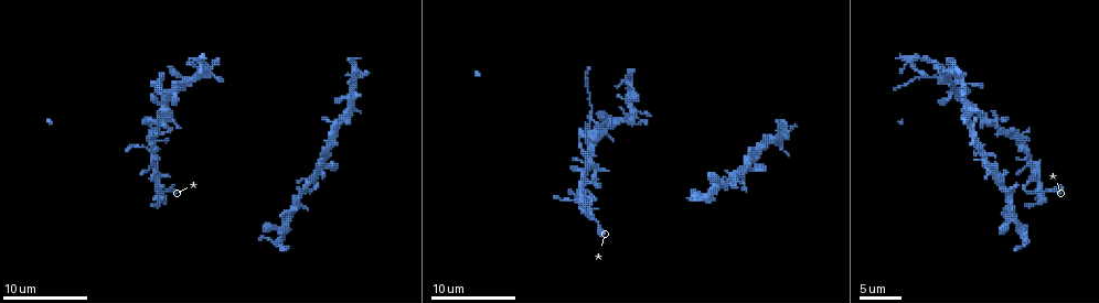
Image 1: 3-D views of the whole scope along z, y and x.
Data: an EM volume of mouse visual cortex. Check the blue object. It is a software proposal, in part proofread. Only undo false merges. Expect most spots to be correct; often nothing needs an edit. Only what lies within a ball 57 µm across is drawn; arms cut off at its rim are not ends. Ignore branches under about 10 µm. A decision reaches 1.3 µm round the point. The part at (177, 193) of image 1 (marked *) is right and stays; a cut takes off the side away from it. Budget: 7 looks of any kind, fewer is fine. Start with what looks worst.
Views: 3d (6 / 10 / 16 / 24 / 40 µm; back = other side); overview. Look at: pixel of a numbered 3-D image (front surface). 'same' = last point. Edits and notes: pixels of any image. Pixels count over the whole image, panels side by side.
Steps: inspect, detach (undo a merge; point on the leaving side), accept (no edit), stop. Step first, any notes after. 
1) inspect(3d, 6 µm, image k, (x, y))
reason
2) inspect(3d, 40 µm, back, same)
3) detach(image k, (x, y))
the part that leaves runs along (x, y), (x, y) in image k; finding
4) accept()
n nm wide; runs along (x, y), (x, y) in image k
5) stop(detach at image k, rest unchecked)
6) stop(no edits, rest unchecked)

inspect(3d, 6 µm, image 1, (985, 160))
thin neck

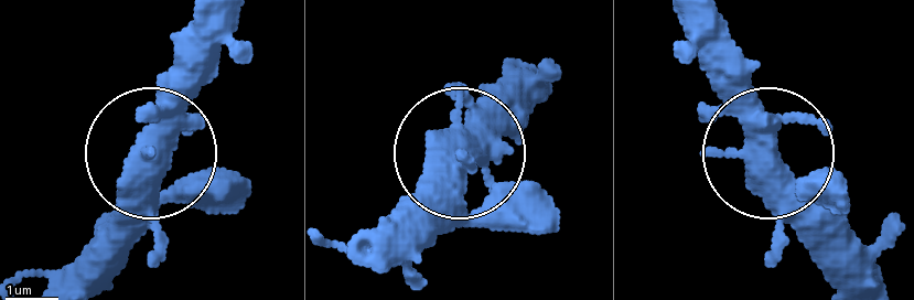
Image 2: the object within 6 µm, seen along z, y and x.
accept()
4 arms; one neuron here

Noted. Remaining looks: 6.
inspect(3d, 10 µm, image 1, (343, 114))
two arms in line, one across

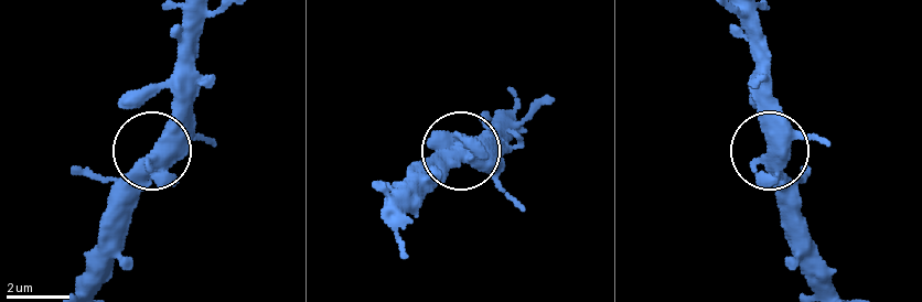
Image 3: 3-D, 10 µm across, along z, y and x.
inspect(3d, 10 µm, back, image 3, (455, 152))

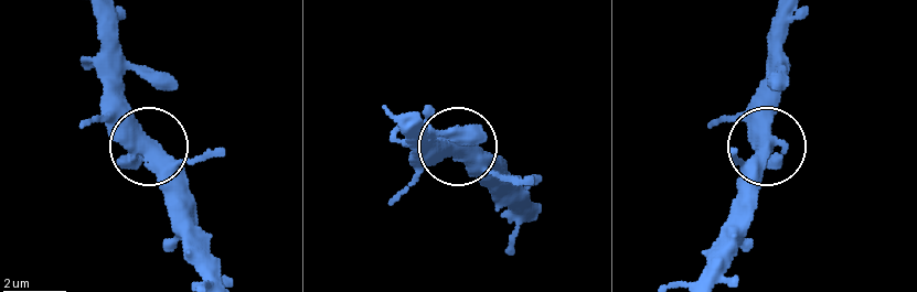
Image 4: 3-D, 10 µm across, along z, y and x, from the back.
accept()
runs along (219, 280), (192, 233), (177, 177), (135, 115), (97, 77) in image 4; continuous, no second neuron

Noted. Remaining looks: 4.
inspect(3d, 6 µm, image 1, (581, 185))

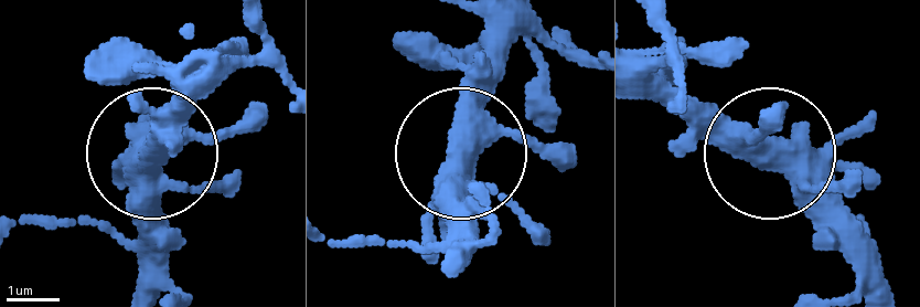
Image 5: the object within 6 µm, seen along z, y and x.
accept()
4 arms; all the same neuron

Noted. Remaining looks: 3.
inspect(3d, 10 µm, image 1, (1011, 197))

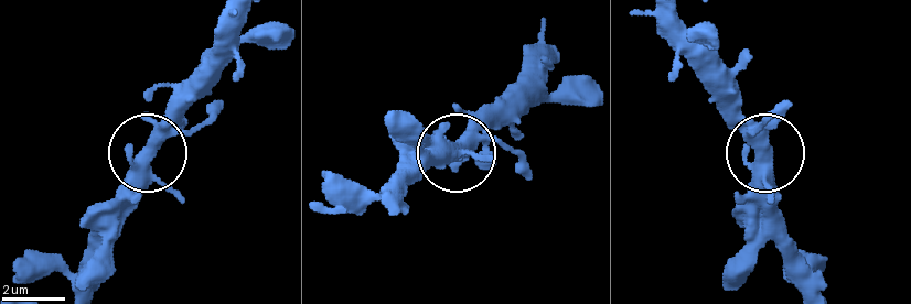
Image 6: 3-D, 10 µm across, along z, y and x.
accept()
continuous, no second neuron

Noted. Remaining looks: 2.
stop(no edits, rest unchecked)

